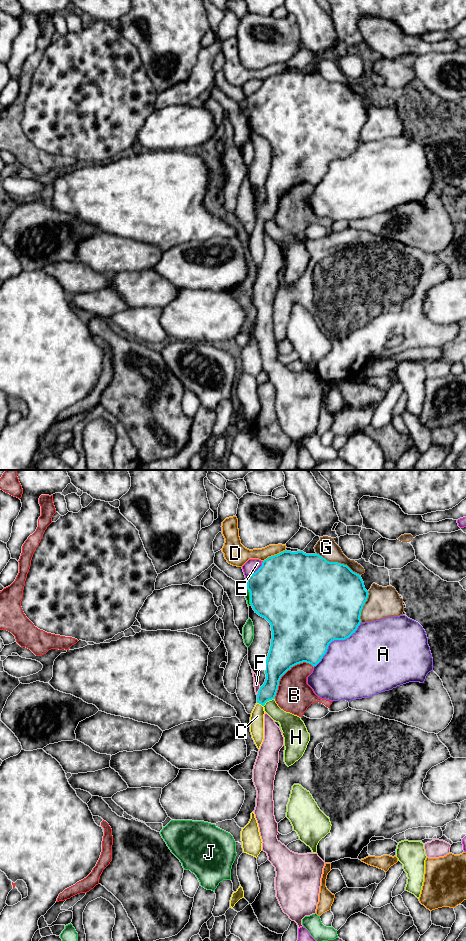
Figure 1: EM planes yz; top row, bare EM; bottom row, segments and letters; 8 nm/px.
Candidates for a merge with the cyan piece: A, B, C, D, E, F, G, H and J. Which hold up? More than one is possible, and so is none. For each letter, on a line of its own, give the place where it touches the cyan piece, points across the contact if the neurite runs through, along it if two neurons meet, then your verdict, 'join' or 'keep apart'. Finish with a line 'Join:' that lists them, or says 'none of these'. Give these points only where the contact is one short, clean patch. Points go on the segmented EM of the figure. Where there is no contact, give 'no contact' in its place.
A: meets cyan in yz at (334, 639); keep apart
B: meets cyan in yz at (286, 671); keep apart
C: meets cyan in yz at (260, 703); runs through yz (268, 690), (260, 703), (257, 716); join
D: meets cyan in yz at (274, 555); keep apart
E: meets cyan in yz at (256, 571); keep apart
F: meets cyan in yz at (258, 691); keep apart
G: meets cyan in yz at (337, 562); keep apart
H: meets cyan in yz at (268, 700); border along yz (274, 698), (267, 701), (263, 706); keep apart
J: meets cyan in yz at (250, 596); keep apart
Join: C

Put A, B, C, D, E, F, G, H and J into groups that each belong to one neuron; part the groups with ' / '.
A / B / C / D / E / F / G / H / J

